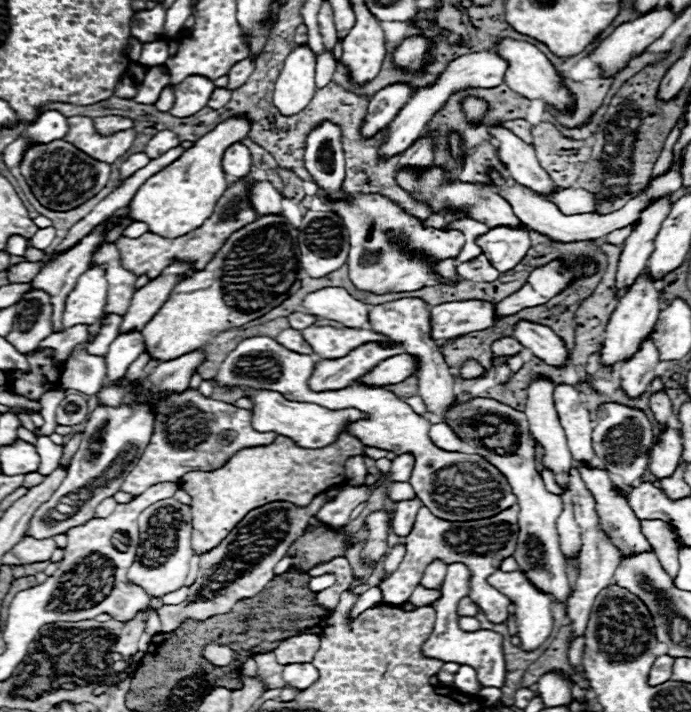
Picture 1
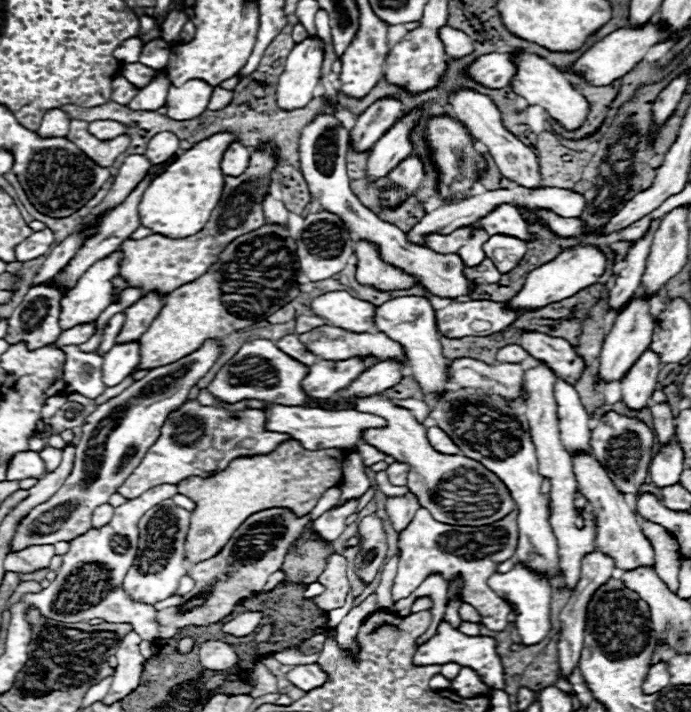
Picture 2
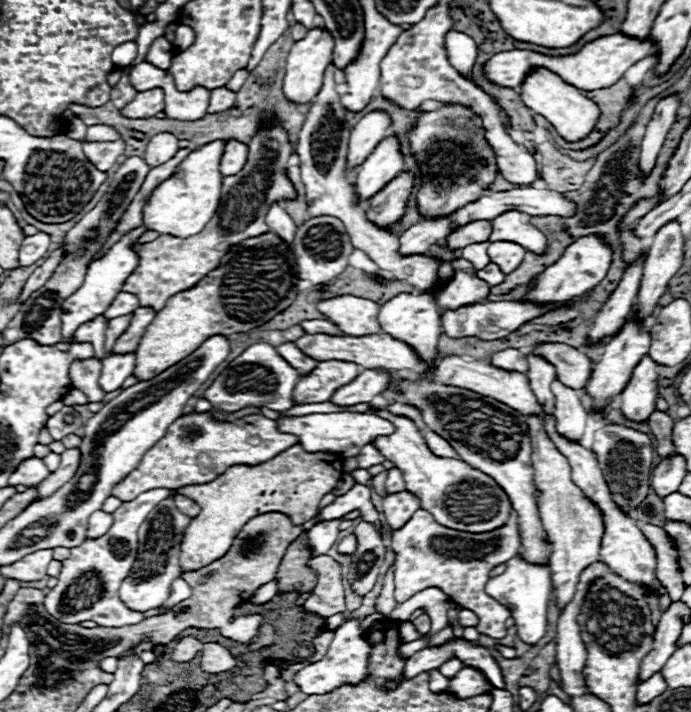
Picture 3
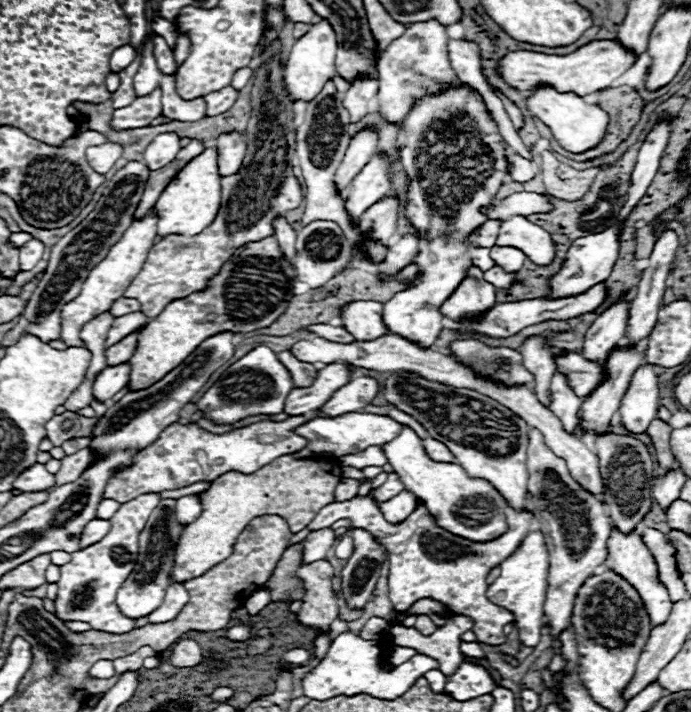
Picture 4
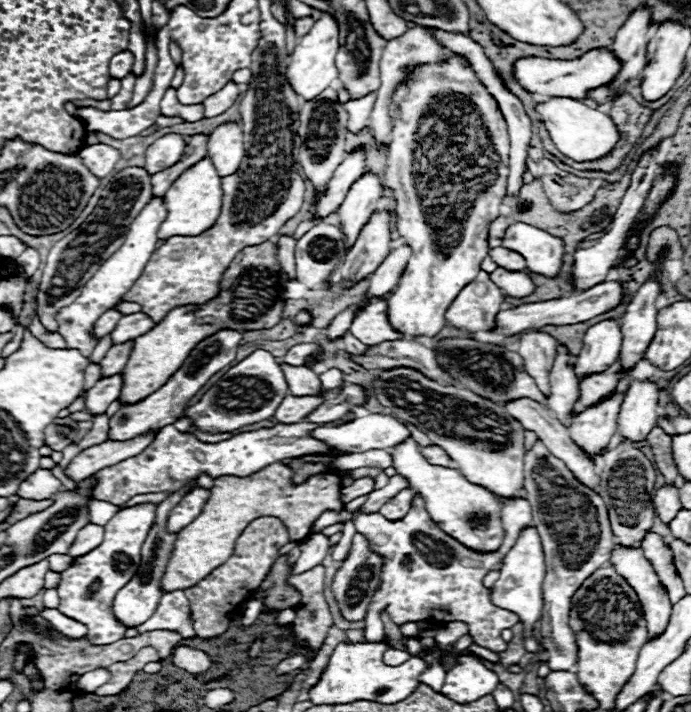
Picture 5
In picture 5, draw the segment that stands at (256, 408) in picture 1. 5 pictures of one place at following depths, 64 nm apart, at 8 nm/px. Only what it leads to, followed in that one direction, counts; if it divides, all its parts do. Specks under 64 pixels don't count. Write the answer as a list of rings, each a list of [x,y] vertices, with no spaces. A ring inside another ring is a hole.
[[[368,414],[364,418],[354,418],[340,426],[320,424],[310,434],[320,438],[320,442],[328,444],[330,448],[348,454],[366,452],[374,448],[378,450],[392,448],[410,436],[408,428],[400,420],[382,414]]]

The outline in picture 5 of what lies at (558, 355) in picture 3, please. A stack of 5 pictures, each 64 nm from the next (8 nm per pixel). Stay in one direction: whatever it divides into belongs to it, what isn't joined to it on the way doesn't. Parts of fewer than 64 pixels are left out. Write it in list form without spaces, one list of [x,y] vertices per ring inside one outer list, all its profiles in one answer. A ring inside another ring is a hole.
[[[596,372],[592,376],[586,376],[578,382],[580,392],[580,408],[592,406],[604,396],[608,396],[618,382],[618,374],[614,372]]]

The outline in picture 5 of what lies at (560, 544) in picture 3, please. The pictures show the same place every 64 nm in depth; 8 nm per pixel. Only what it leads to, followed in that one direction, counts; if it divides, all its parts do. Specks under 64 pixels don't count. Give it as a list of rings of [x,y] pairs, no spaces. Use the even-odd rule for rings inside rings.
[[[536,438],[536,444],[526,452],[524,458],[524,488],[528,492],[528,502],[532,506],[532,524],[536,526],[540,538],[542,538],[542,548],[546,556],[546,576],[542,584],[542,594],[544,594],[544,608],[542,608],[542,622],[540,622],[540,636],[544,642],[544,648],[548,650],[548,666],[550,670],[570,670],[576,666],[578,658],[578,646],[572,636],[572,628],[568,626],[570,620],[570,606],[572,606],[572,596],[580,588],[580,584],[598,568],[602,568],[610,560],[610,552],[614,548],[614,534],[610,528],[608,520],[608,510],[602,498],[580,484],[572,472],[566,468],[562,460],[552,456],[548,448]]]

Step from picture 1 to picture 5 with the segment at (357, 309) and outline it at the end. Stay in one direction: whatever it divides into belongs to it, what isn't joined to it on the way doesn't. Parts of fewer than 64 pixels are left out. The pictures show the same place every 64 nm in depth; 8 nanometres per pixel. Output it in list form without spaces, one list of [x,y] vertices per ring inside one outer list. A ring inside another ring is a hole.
[[[374,300],[374,302],[368,302],[364,308],[360,308],[350,324],[350,332],[366,346],[380,344],[384,340],[404,338],[388,324],[386,300]]]

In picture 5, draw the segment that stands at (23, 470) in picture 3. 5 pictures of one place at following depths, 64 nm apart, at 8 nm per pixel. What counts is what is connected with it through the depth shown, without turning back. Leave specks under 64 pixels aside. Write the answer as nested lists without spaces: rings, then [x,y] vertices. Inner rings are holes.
[[[38,468],[36,472],[32,472],[32,476],[28,476],[28,480],[24,480],[24,484],[20,484],[18,496],[32,498],[32,500],[52,498],[60,490],[60,486],[62,486],[60,480],[52,476],[52,472]]]

